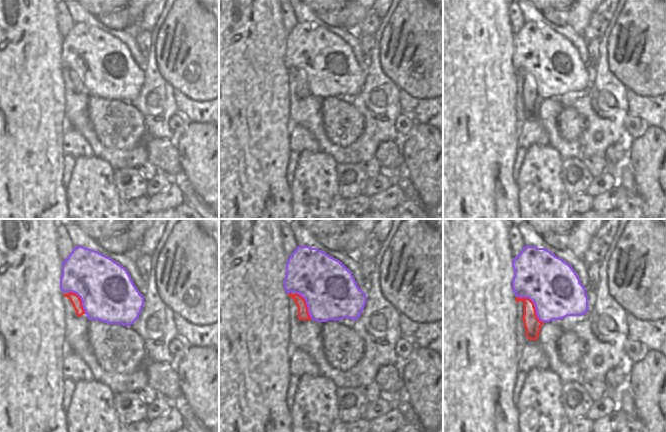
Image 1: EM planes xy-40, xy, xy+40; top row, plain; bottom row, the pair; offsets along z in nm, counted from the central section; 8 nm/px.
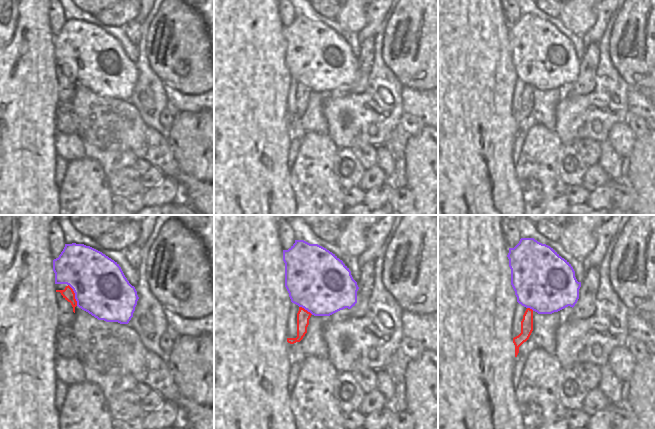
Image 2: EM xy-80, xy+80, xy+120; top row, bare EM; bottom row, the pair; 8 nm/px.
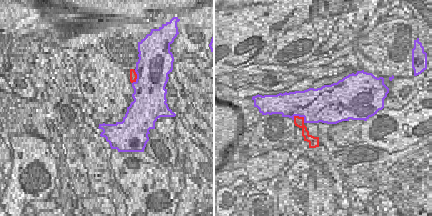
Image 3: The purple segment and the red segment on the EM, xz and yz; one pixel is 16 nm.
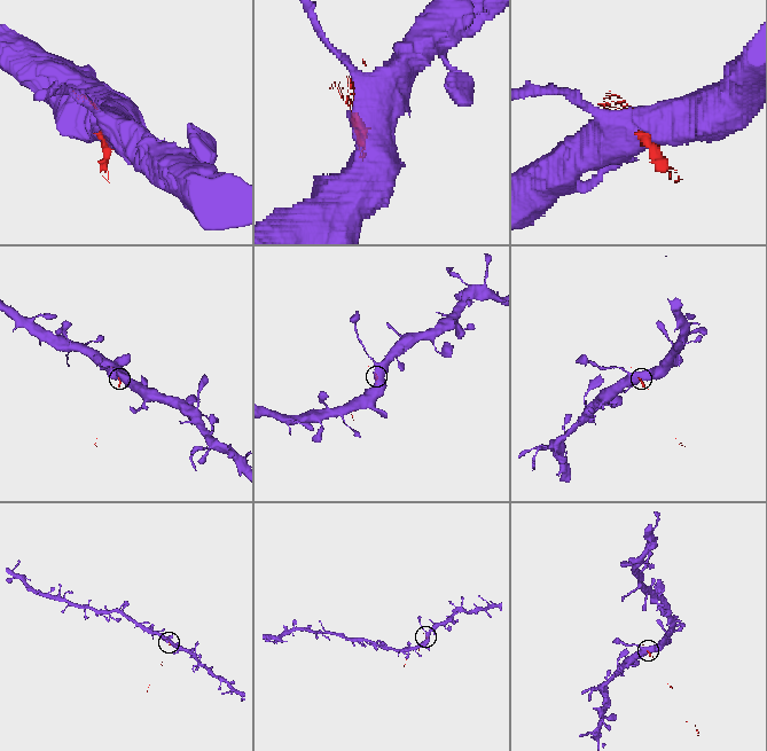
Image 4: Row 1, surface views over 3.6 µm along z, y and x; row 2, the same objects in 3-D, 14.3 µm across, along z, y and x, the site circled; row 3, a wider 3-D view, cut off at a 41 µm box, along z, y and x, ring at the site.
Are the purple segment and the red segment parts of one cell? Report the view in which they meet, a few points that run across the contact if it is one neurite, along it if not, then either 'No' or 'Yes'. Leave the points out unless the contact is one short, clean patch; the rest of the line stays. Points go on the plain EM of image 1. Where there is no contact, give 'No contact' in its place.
Touches purple in xy+40. Line: xy+40 (517, 72), (528, 74), (533, 79), (536, 92), (545, 98). No

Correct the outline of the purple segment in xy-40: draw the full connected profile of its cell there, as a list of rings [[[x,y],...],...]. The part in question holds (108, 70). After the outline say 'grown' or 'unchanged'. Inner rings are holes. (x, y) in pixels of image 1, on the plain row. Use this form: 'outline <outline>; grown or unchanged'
outline [[[83,22],[75,23],[63,37],[60,65],[80,73],[88,96],[99,96],[107,100],[130,102],[138,95],[144,81],[144,73],[123,42]]]; unchanged

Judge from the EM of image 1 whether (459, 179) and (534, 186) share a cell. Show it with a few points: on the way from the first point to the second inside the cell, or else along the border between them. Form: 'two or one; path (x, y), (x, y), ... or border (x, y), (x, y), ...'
two; border (515, 180), (518, 205), (520, 207)

